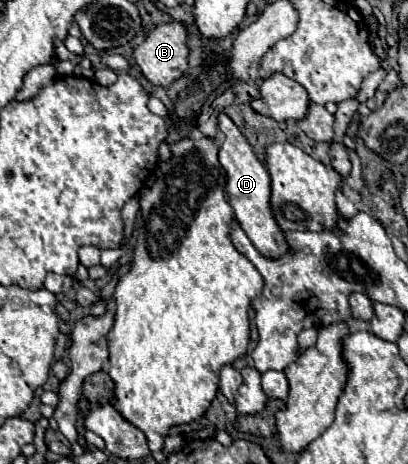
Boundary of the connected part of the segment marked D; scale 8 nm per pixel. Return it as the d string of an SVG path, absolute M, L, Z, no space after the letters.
M220 113L218 116L218 128L226 136L224 142L220 144L220 152L218 152L218 160L220 160L222 168L226 170L226 186L224 186L226 202L232 206L234 218L238 220L242 230L248 234L252 244L264 256L278 258L288 252L288 244L270 212L270 176L266 172L266 166L256 158L248 140L242 136L242 132L236 128L236 124L224 113Z

